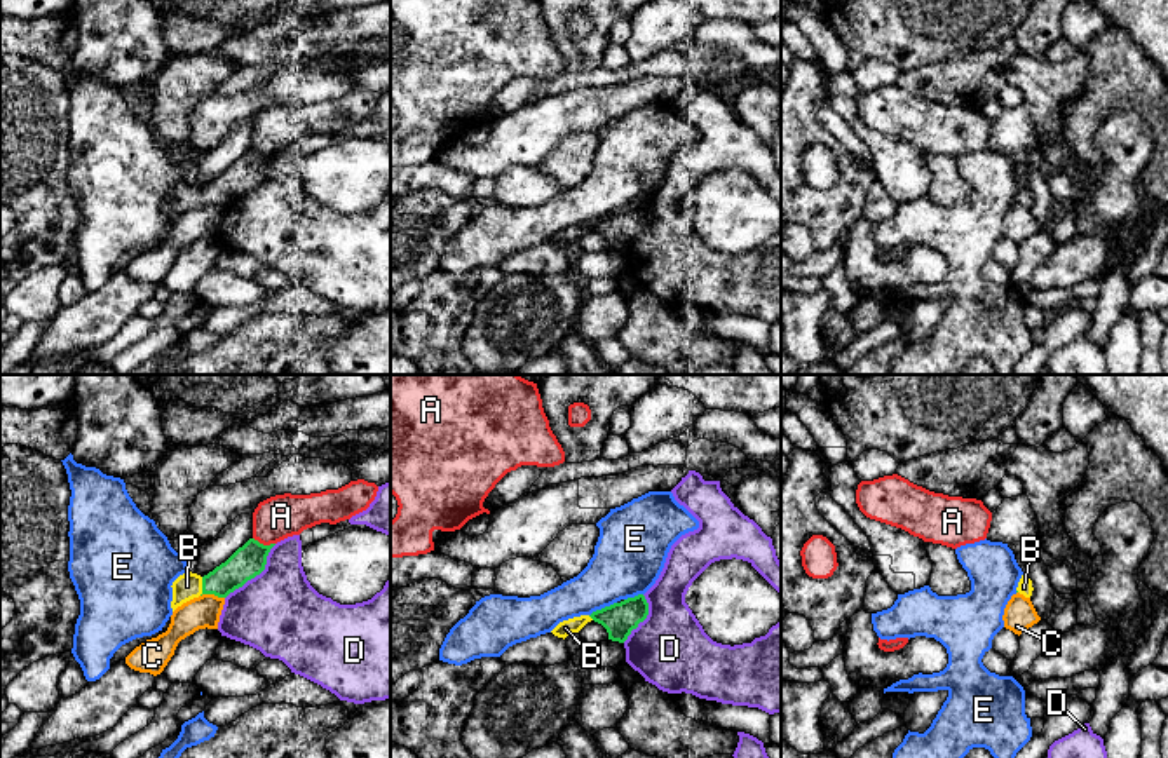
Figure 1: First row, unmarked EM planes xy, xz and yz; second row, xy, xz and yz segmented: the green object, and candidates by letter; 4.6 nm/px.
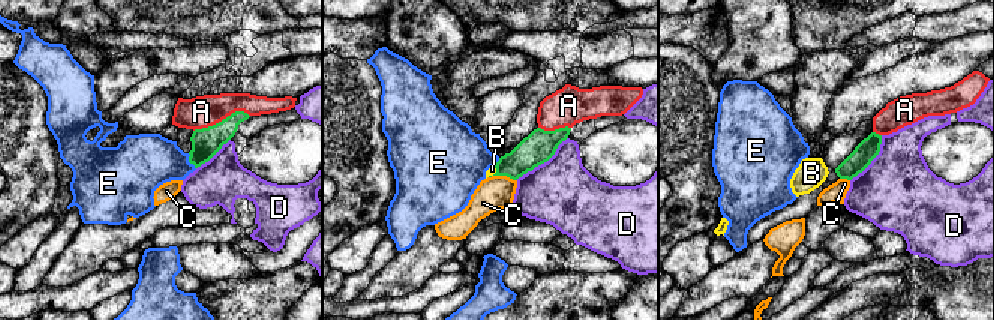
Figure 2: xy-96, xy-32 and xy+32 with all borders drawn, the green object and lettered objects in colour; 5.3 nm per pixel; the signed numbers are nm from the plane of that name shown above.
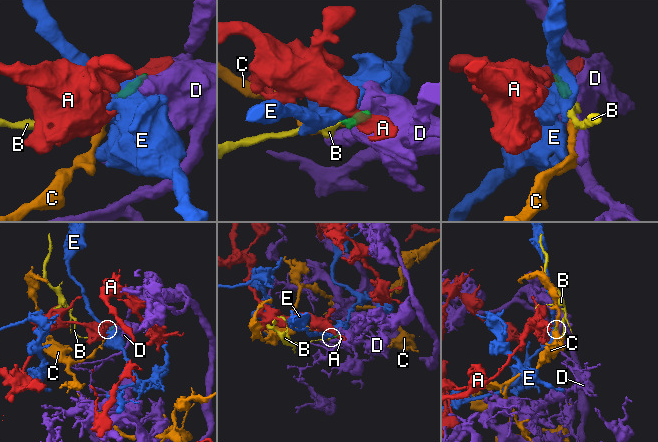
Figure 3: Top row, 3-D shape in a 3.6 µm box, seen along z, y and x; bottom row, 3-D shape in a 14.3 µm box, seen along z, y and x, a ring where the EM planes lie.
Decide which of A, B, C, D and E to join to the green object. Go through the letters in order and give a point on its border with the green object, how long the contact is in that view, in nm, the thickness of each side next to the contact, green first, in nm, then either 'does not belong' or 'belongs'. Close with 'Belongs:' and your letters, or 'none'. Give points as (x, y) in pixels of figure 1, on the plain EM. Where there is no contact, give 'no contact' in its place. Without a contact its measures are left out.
A: meets green in xy at (262, 154); contact 110 nm long; 150 nm thick on the green side, 200 nm on the other; does not belong
B: meets green in xy at (203, 196); contact 90 nm long; 150 nm thick on the green side, 120 nm on the other; belongs
C: meets green in xy at (213, 203); contact 110 nm long; 150 nm thick on the green side, 150 nm on the other; does not belong
D: meets green in xy at (257, 183); contact 340 nm long; 150 nm thick on the green side, 400 nm on the other; does not belong
E: meets green in xz at (602, 218); contact 140 nm long; 160 nm thick on the green side, 320 nm on the other; does not belong
Belongs: B

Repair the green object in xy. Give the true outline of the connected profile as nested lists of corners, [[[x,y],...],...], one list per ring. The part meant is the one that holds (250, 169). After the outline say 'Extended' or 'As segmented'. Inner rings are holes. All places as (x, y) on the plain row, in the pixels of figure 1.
[[[249,148],[239,157],[225,173],[216,176],[207,185],[183,183],[173,192],[173,221],[183,213],[199,207],[200,204],[214,204],[227,207],[248,190],[255,188],[265,179],[267,166],[275,153],[263,155]]]. Extended

